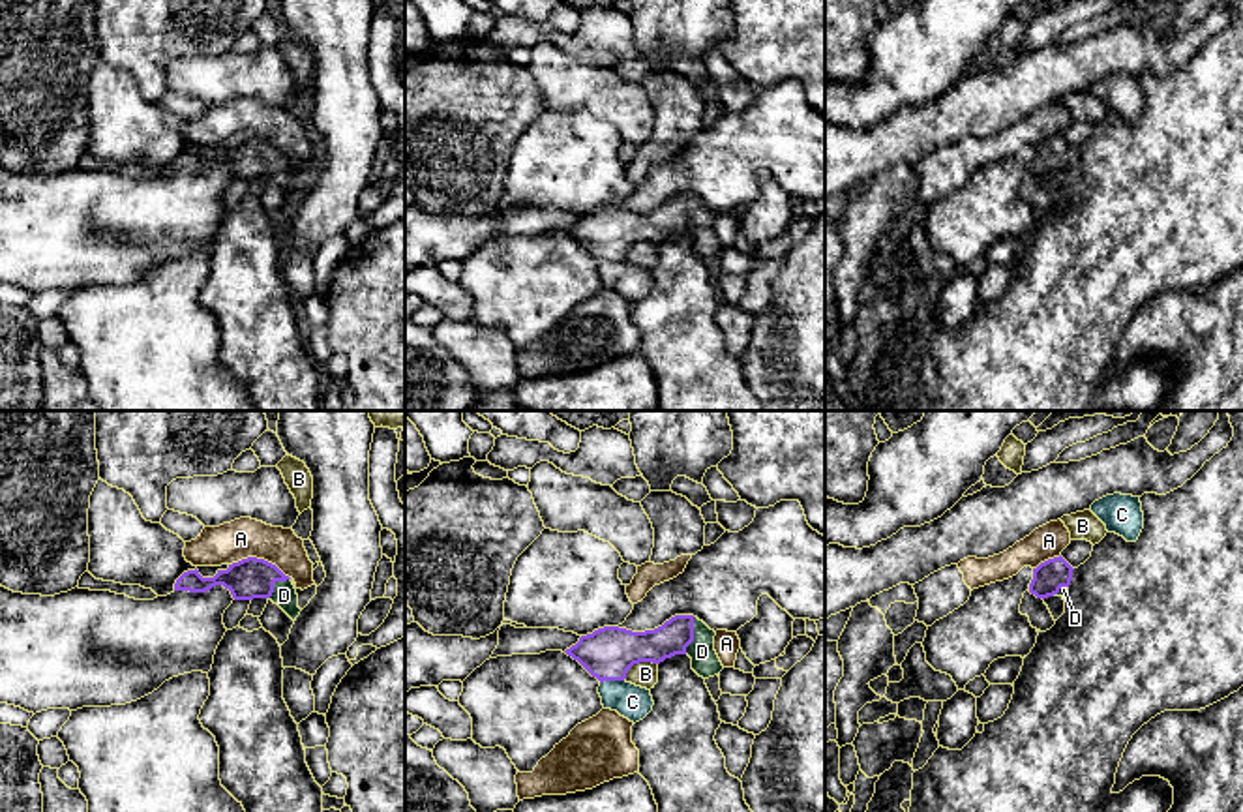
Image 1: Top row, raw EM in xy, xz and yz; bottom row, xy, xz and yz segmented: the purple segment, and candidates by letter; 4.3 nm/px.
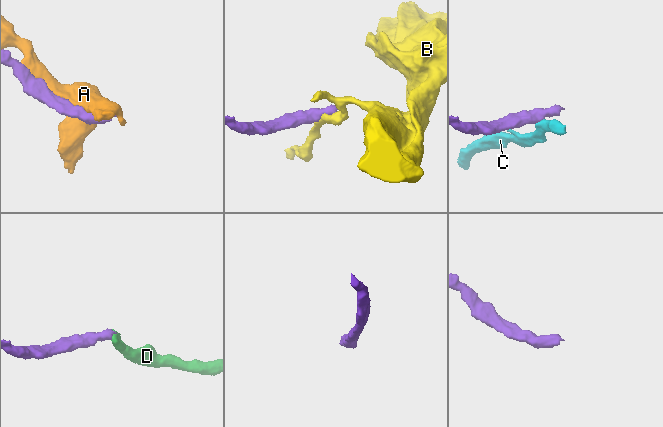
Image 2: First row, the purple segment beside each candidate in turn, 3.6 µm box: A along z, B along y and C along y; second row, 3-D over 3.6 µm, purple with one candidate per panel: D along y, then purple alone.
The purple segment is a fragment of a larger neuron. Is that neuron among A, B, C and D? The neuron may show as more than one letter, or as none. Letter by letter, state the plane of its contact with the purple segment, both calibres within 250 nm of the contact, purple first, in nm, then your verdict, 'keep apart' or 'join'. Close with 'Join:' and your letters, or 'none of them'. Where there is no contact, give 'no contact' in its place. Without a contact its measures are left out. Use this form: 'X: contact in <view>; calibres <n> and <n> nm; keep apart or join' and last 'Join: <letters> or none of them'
A: contact in xy; calibres 180 and 170 nm; keep apart
B: contact in xz; calibres 220 and 110 nm; keep apart
C: contact in xz; calibres 220 and 150 nm; keep apart
D: contact in xz; calibres 150 and 120 nm; join
Join: D

